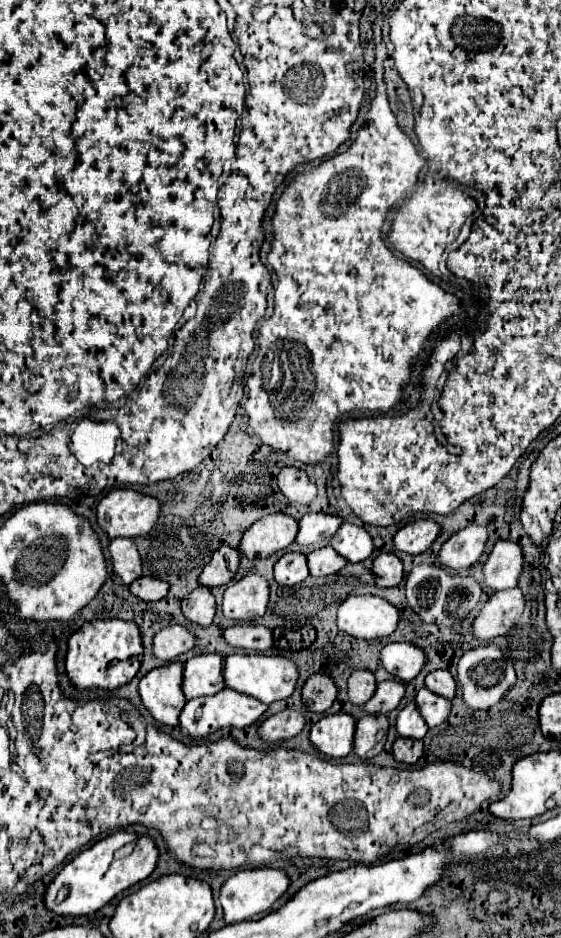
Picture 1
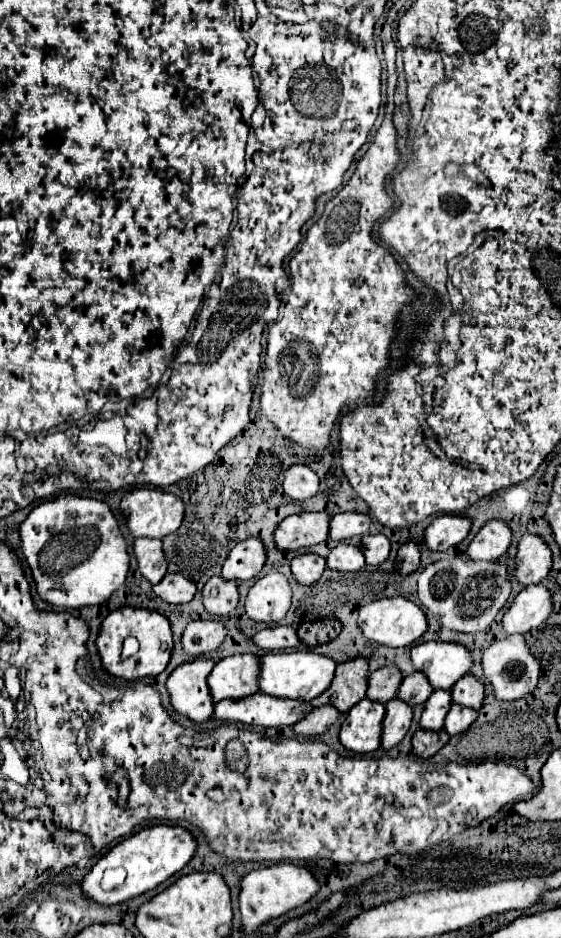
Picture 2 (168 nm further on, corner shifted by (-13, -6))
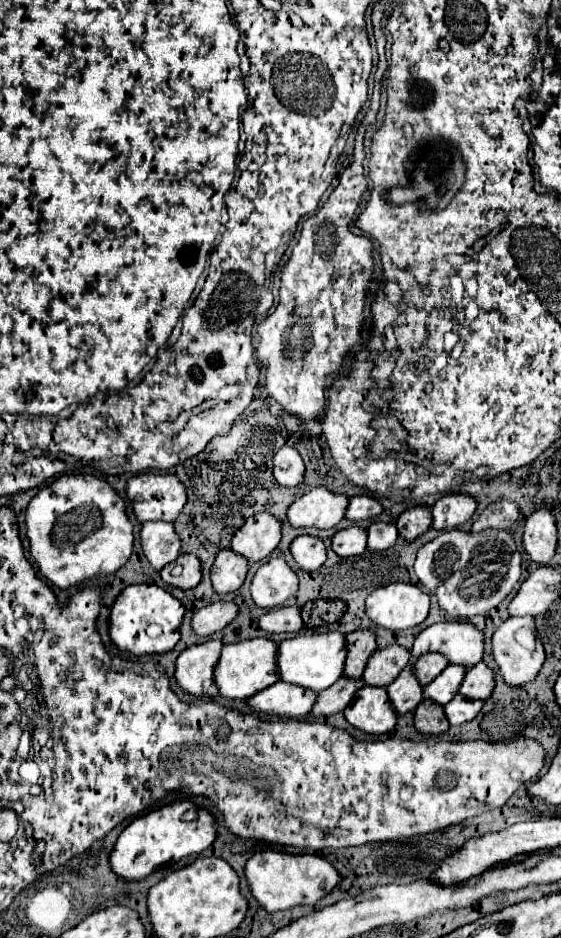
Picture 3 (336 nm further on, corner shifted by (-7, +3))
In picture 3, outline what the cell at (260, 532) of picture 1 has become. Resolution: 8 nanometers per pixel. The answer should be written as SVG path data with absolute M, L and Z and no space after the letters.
M313 488L297 498L287 518L293 528L333 528L345 518L349 496L333 494L327 488Z

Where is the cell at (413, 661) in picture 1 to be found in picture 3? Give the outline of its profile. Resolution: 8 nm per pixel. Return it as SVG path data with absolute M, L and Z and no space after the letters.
M439 622L425 628L413 644L411 654L441 652L451 664L475 666L483 660L483 632L471 622Z

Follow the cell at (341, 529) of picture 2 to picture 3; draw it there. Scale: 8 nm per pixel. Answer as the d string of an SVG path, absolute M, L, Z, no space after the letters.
M353 496L351 502L349 502L345 518L361 522L361 520L367 520L367 518L377 518L381 514L383 514L383 506L381 506L381 502L377 498Z

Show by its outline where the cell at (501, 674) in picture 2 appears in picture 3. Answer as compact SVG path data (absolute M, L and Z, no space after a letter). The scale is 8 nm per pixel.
M511 616L509 620L505 620L493 634L493 658L507 684L521 686L521 684L531 682L545 662L545 648L535 634L535 618Z

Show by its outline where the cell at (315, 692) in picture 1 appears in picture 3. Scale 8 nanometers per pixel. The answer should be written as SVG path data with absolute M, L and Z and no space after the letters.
M355 630L347 634L347 662L345 676L361 678L367 658L377 650L375 634L371 630Z

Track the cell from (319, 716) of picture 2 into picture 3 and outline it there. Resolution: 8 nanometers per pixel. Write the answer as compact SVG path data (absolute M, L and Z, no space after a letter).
M343 676L333 686L325 688L323 692L319 692L317 704L313 706L311 714L313 716L331 716L331 714L343 712L349 706L349 702L355 698L355 692L359 688L363 688L363 686L365 686L363 678L361 680L353 680L353 678Z

